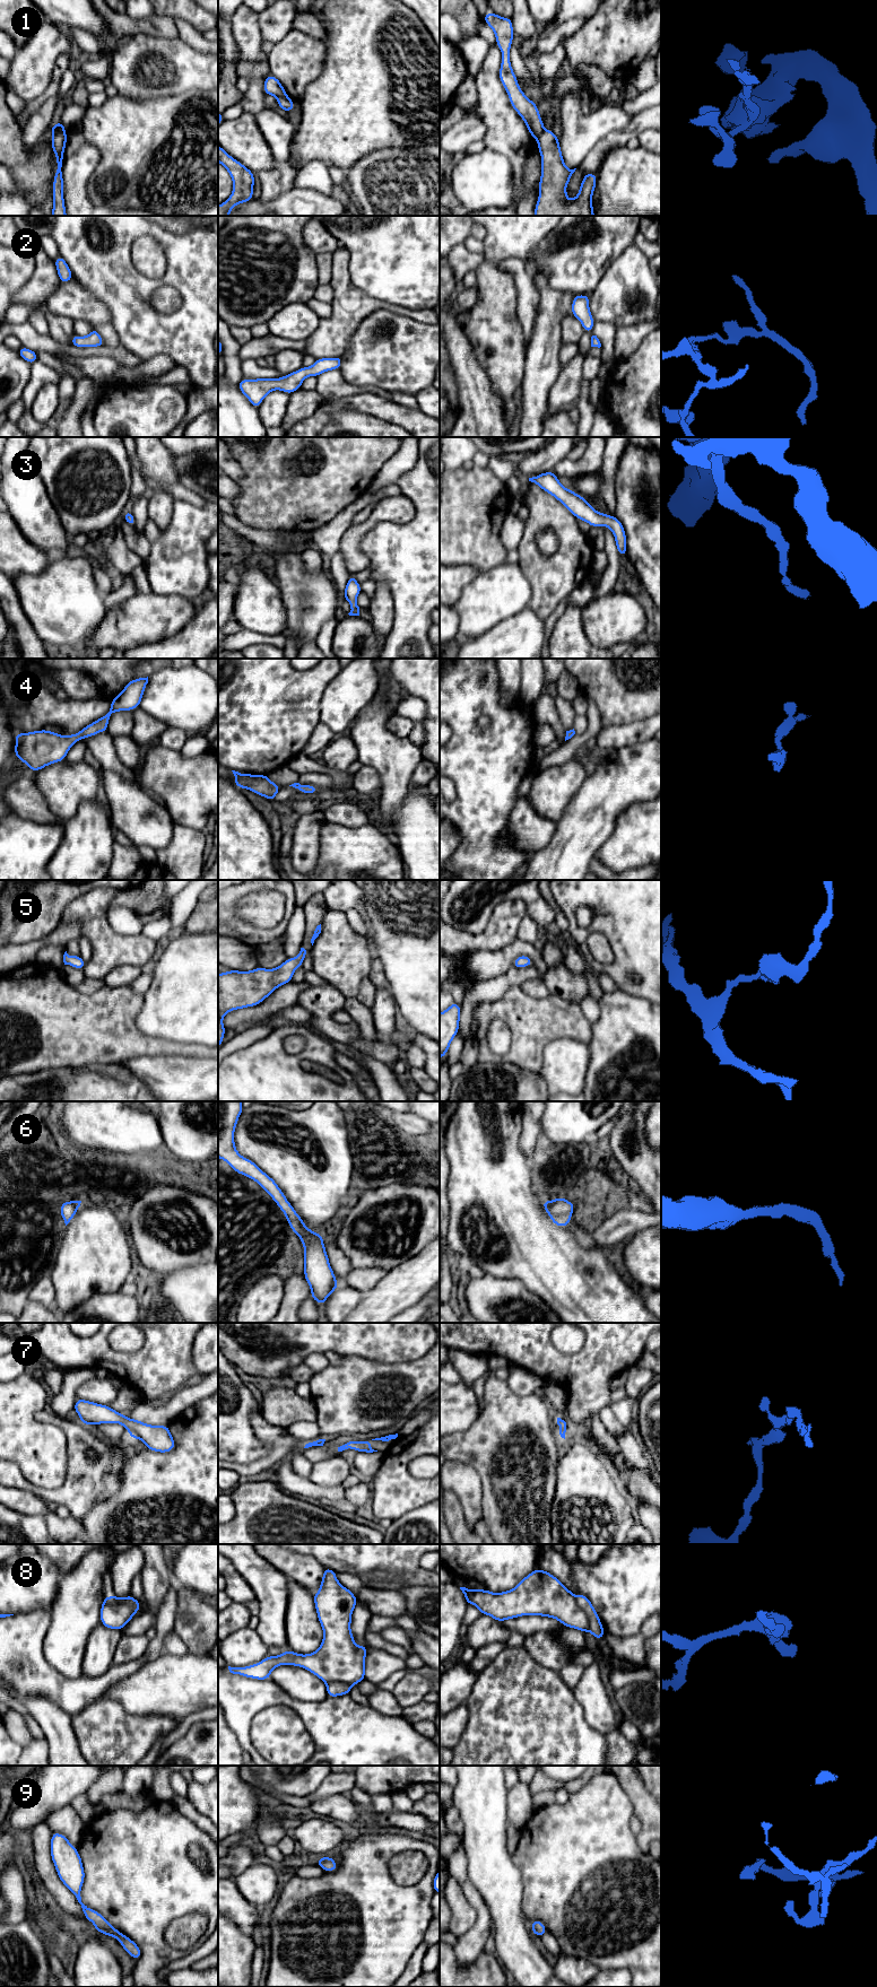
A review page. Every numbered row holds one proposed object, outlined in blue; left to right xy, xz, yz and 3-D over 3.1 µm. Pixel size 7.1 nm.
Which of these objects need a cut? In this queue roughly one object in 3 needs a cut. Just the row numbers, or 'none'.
1, 8

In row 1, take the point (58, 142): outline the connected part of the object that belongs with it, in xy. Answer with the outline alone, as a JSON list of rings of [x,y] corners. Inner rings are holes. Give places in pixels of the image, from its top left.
[[[61,132],[51,139],[51,148],[57,158],[57,172],[53,180],[53,209],[51,216],[67,216],[63,198],[63,154],[67,145],[67,132]]]

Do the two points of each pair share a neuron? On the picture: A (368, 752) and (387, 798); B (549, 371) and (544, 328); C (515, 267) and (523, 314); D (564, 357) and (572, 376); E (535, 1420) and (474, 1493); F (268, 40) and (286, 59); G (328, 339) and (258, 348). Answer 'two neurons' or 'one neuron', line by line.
A: one neuron
B: one neuron
C: one neuron
D: two neurons
E: two neurons
F: two neurons
G: two neurons

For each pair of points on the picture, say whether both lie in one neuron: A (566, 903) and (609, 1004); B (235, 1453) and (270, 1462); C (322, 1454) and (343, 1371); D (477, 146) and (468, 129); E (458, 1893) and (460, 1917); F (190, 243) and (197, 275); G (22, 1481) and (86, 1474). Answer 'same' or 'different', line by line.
A: different
B: different
C: different
D: different
E: same
F: same
G: same

